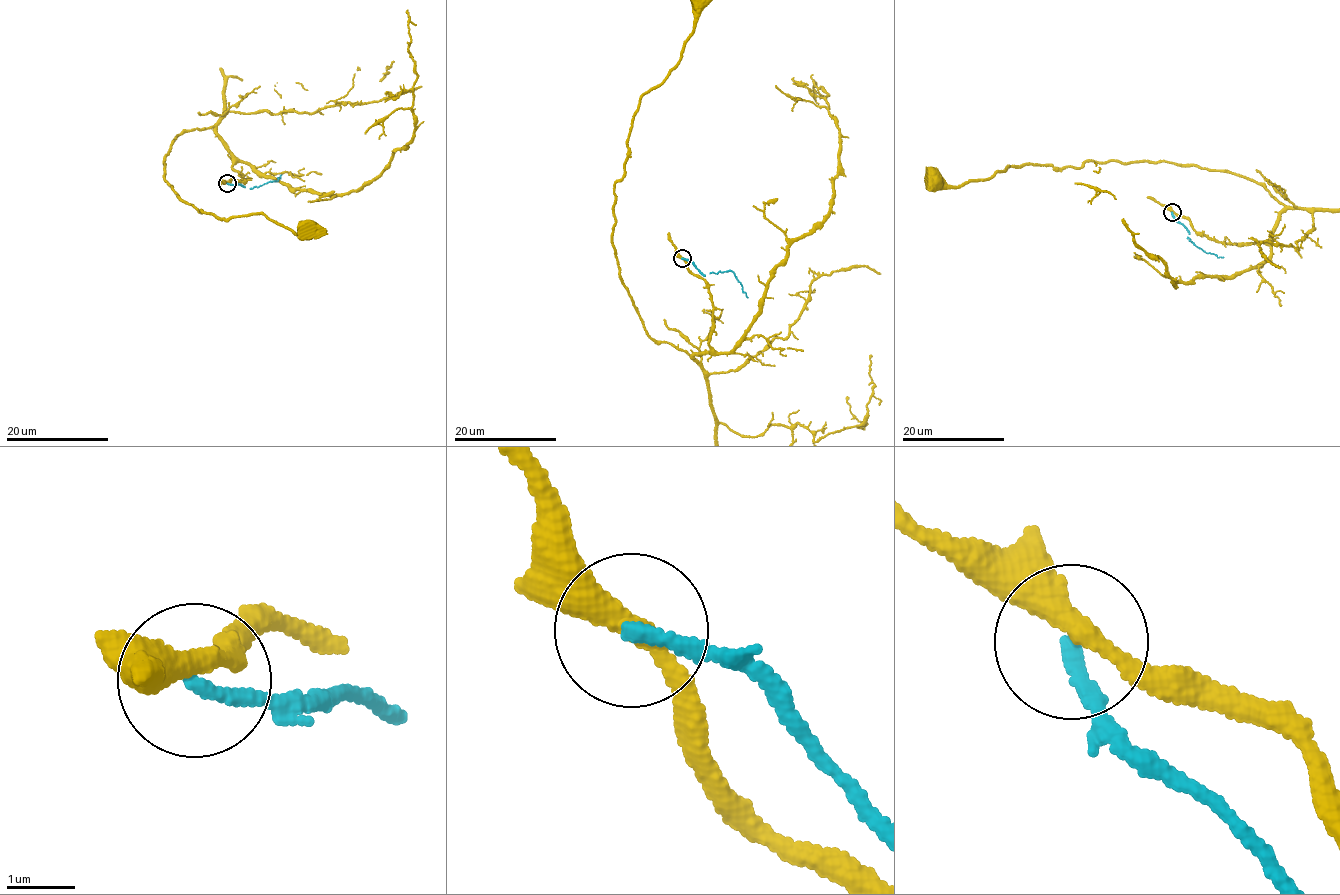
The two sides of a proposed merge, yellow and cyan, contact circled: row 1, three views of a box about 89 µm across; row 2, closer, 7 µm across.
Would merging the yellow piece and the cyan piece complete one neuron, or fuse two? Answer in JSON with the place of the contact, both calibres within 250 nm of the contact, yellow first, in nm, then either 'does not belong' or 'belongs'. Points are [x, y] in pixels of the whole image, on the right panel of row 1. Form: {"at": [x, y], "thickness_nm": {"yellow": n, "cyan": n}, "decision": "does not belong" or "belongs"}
{"at": [1172, 212], "thickness_nm": {"yellow": 360, "cyan": 190}, "decision": "does not belong"}

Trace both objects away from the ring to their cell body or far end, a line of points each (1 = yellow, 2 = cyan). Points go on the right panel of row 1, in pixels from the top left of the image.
1: (1171, 212), (1232, 243), (1266, 240), (1284, 207), (1255, 181), (1163, 160), (1008, 165), (960, 186), (932, 179)
2: (1171, 213), (1189, 234), (1188, 239), (1204, 252), (1224, 258)

